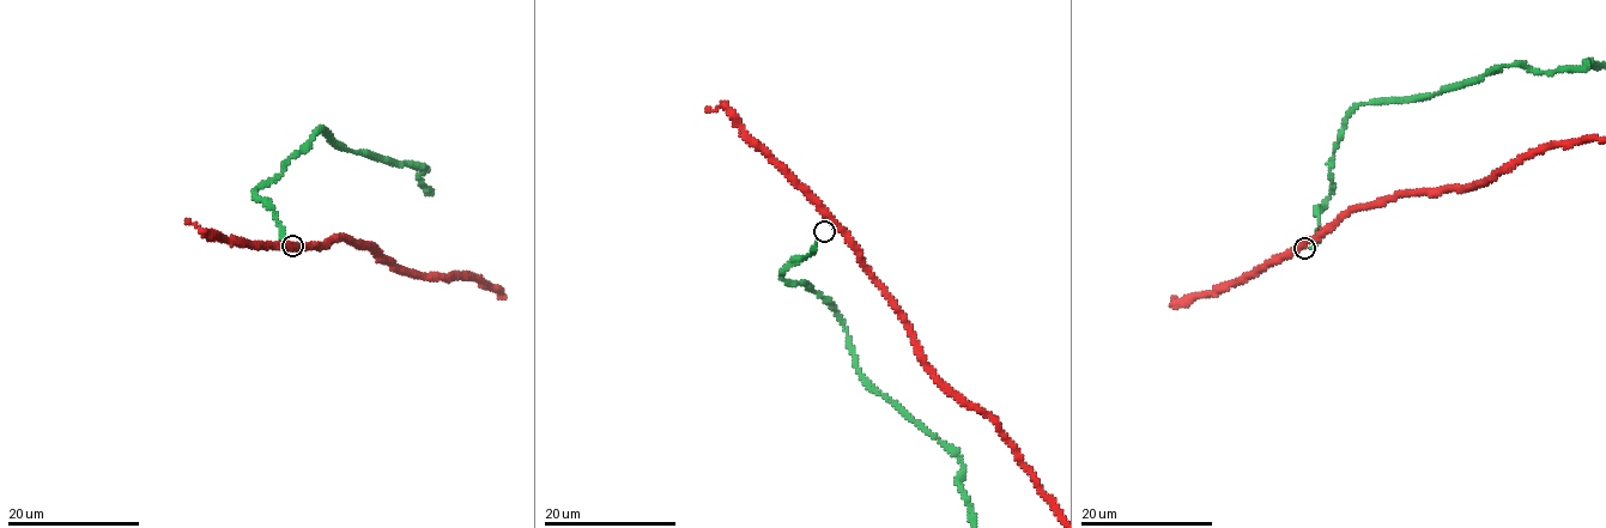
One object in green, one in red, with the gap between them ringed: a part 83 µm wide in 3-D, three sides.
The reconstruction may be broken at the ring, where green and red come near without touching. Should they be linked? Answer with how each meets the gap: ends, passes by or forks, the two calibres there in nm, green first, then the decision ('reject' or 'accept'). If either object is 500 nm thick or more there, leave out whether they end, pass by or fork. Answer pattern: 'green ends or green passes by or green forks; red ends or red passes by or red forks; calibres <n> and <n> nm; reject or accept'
calibres 280 and 500 nm; reject

